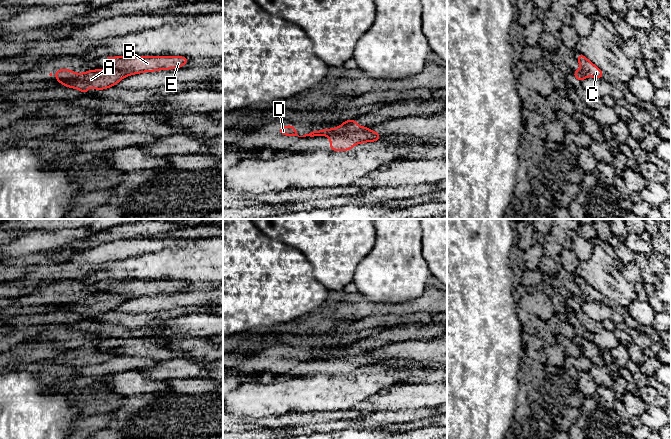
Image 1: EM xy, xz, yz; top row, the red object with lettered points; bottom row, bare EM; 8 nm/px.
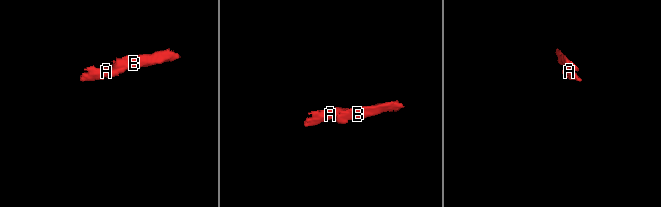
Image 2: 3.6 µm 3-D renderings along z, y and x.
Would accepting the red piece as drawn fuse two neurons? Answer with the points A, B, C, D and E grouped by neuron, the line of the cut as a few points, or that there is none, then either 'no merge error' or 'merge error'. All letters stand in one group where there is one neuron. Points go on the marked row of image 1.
A D / B C E; cut in xz along (359, 127), (330, 136); merge error

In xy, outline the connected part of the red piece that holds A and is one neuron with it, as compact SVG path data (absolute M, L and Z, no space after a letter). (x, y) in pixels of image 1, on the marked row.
M59 69L55 72L57 82L63 86L79 89L84 95L88 94L88 87L94 86L95 92L116 84L126 76L120 70L97 69L77 74L70 69Z

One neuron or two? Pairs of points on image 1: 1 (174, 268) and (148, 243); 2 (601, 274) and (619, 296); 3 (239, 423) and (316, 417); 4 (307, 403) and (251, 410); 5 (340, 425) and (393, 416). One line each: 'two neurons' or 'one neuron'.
1: two neurons
2: one neuron
3: one neuron
4: one neuron
5: one neuron

